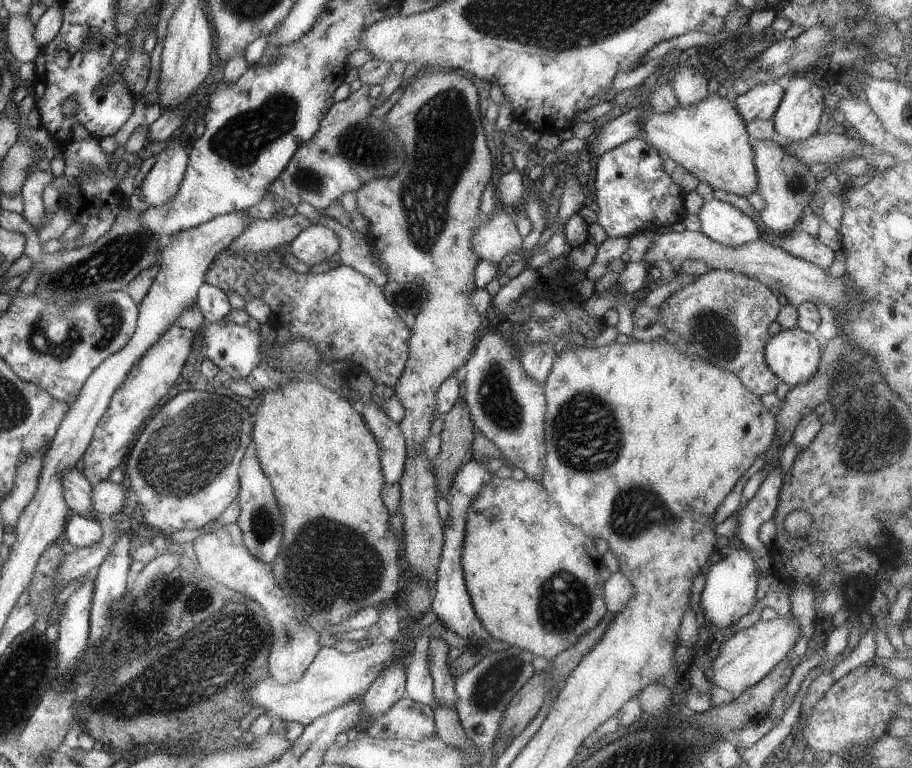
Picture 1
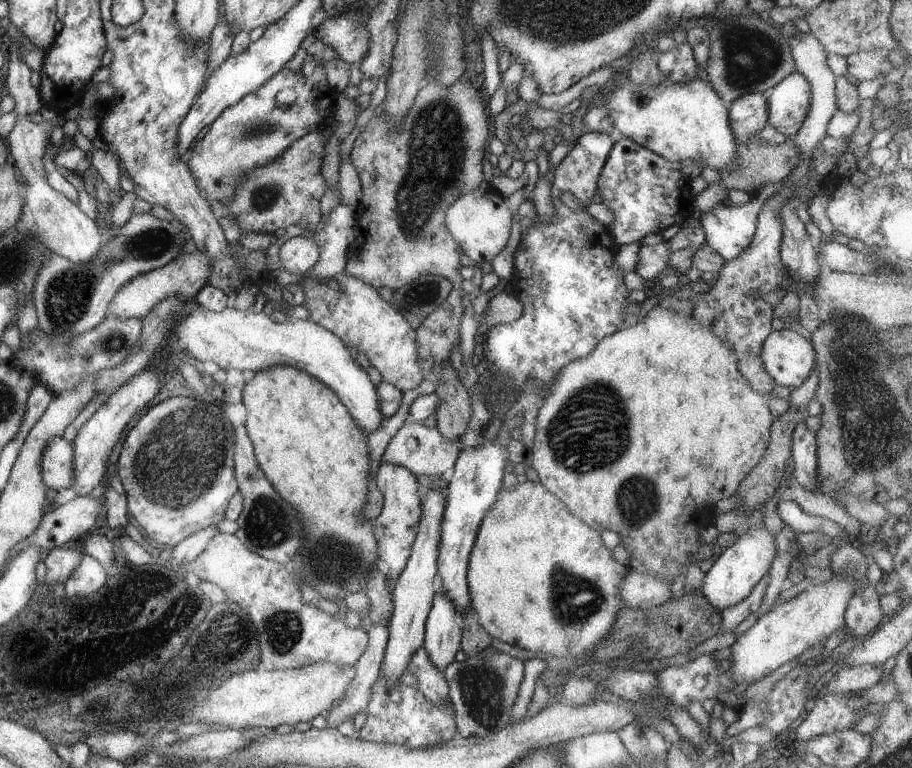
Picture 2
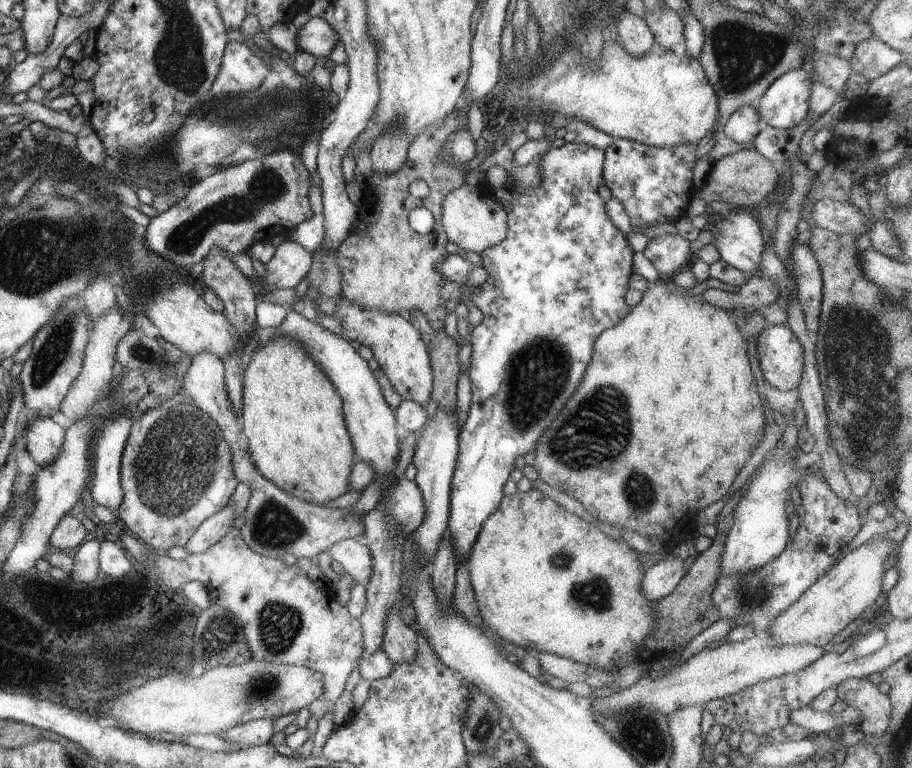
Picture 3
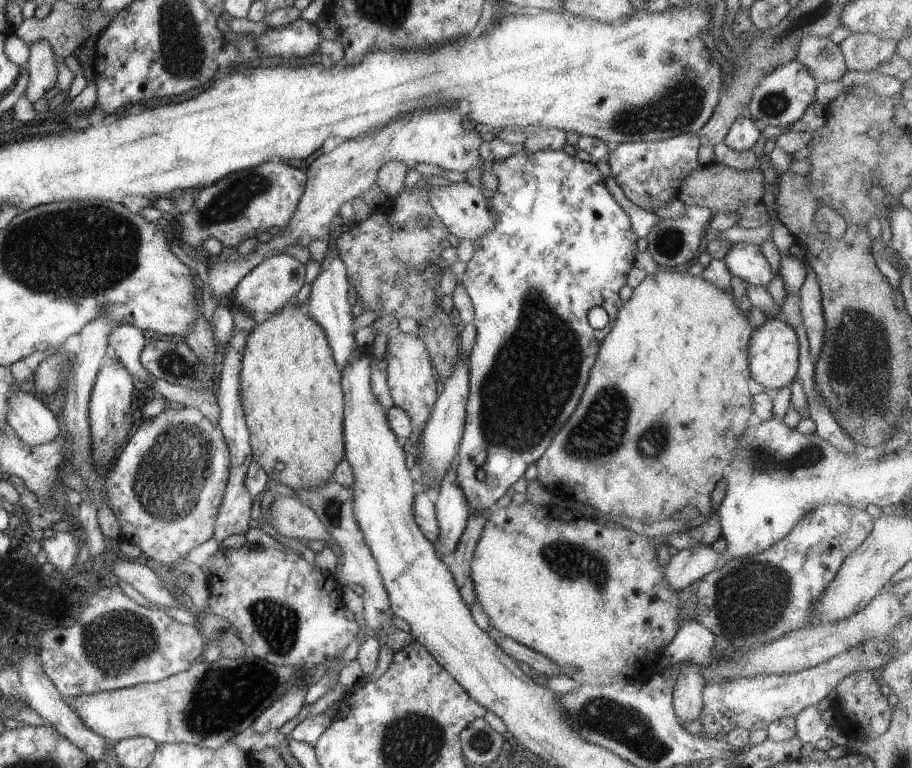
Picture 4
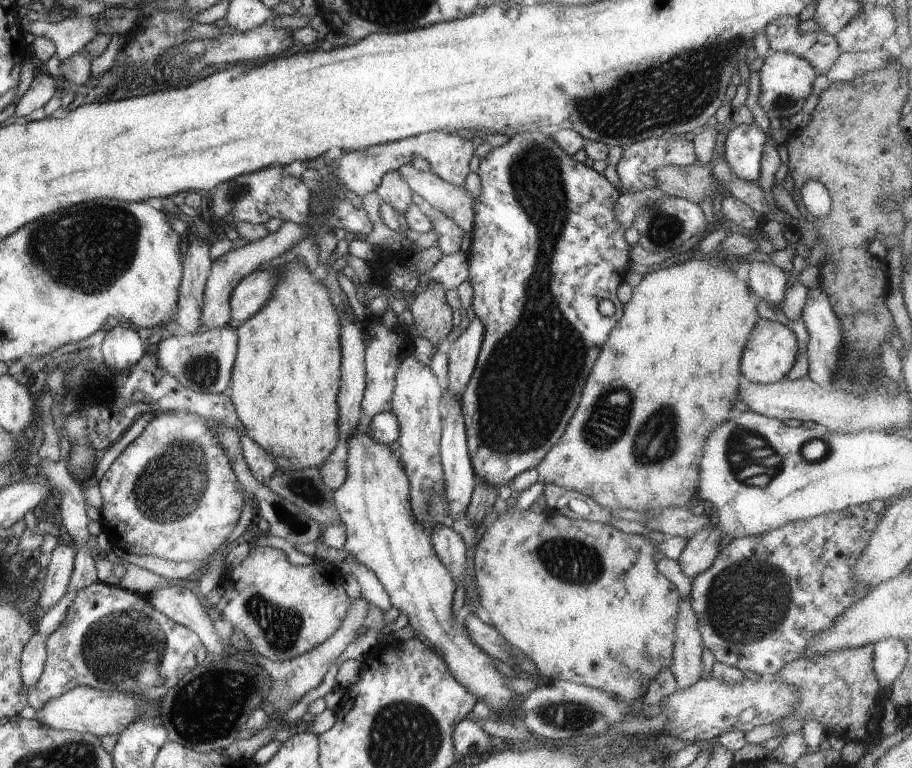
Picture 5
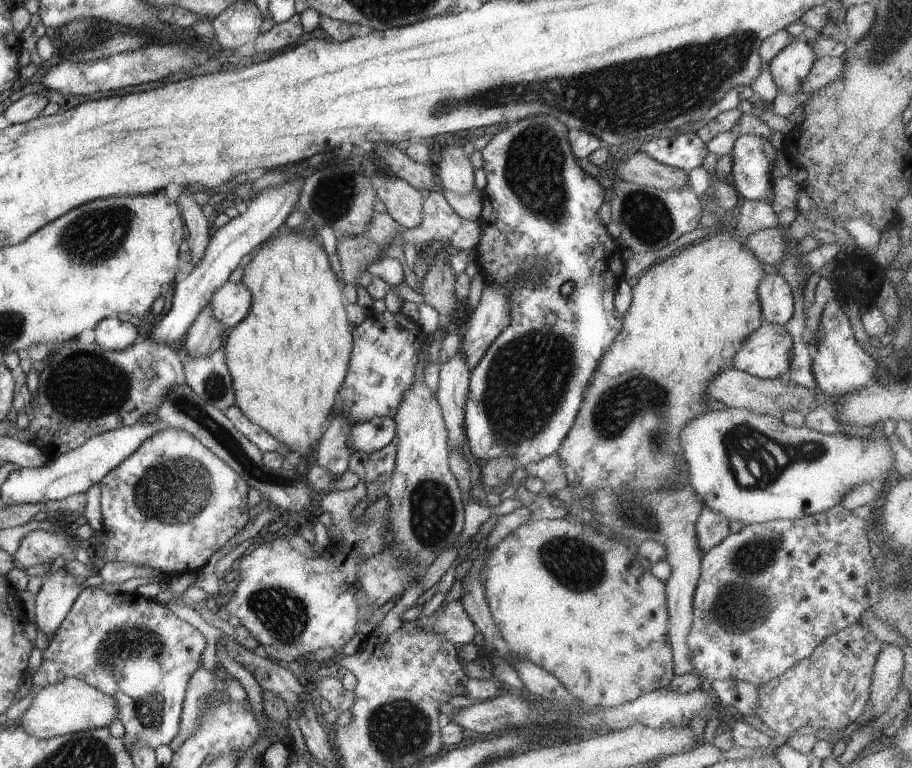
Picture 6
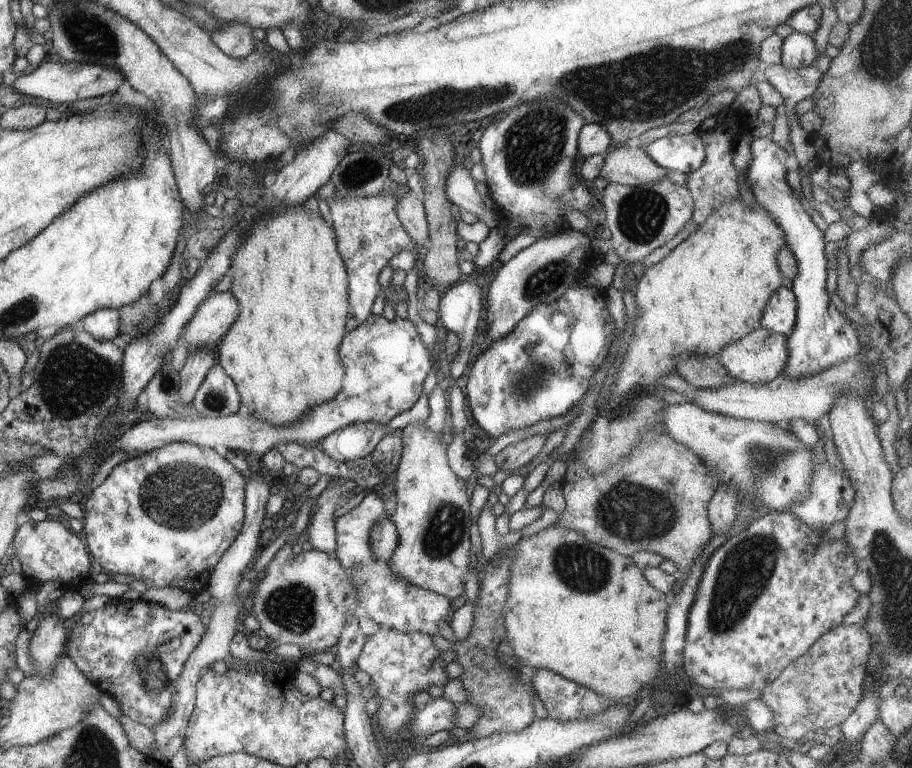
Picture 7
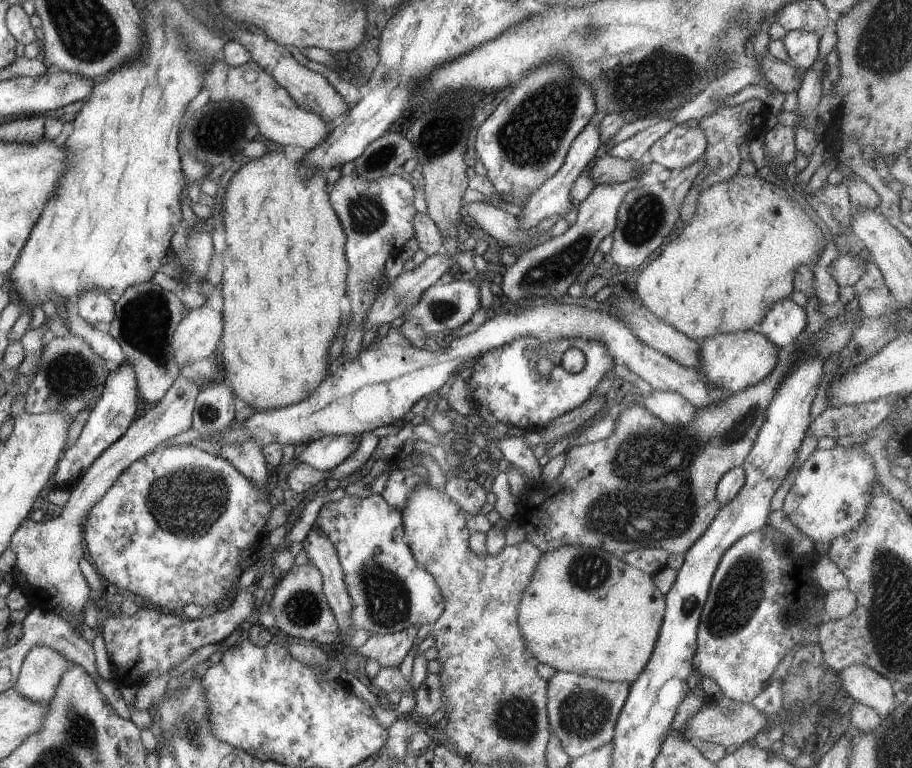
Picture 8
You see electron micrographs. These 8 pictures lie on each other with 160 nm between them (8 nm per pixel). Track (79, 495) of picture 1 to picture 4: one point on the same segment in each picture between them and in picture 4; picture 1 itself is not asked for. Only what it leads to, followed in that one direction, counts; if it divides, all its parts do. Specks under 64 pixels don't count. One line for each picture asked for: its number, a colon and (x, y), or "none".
2: (58, 471)
3: (45, 438)
4: (34, 422)

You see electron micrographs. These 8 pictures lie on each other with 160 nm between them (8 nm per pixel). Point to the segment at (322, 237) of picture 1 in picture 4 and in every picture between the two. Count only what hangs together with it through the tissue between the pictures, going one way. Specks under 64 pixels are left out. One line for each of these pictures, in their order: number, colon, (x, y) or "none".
2: (298, 255)
3: (291, 262)
4: (264, 291)

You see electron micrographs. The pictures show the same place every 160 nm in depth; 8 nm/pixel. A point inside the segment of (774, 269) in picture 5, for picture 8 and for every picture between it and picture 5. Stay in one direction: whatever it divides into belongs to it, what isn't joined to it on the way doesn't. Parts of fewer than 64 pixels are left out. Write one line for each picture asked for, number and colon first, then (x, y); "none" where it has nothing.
6: (777, 305)
7: (780, 314)
8: (785, 321)

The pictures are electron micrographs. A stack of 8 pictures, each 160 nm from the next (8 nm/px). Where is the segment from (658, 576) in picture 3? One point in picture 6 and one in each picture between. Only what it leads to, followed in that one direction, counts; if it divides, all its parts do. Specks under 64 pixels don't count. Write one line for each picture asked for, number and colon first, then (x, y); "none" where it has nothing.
4: (686, 567)
5: (700, 551)
6: (712, 528)

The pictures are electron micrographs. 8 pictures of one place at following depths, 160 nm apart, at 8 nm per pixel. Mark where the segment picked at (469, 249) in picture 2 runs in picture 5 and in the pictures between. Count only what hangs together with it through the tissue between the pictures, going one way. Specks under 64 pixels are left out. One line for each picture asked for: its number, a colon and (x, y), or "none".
3: (472, 217)
4: (463, 209)
5: (454, 201)

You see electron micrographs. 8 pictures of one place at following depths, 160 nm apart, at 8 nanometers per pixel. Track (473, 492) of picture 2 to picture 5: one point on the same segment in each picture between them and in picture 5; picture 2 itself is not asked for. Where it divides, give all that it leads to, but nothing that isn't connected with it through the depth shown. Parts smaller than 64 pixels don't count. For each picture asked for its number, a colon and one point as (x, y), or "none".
3: (558, 280)
4: (561, 244)
5: (546, 247)

